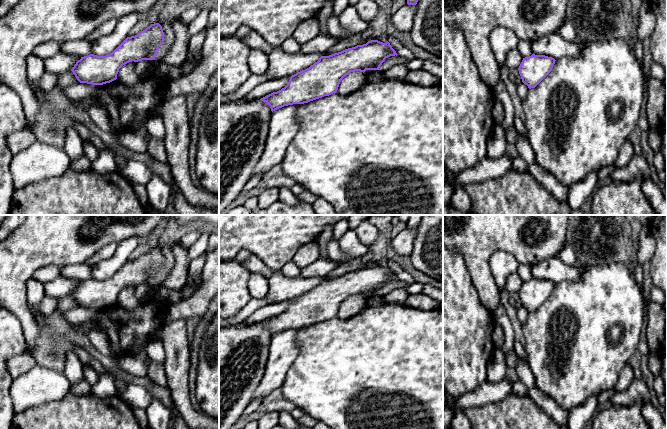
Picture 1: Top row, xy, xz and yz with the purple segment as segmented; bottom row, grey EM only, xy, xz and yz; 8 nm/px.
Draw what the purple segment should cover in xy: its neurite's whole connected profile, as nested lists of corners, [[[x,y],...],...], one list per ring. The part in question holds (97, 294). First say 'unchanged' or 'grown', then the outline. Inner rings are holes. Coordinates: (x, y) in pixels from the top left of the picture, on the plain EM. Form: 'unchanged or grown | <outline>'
unchanged | [[[159,247],[151,248],[135,260],[127,261],[106,280],[90,278],[81,281],[71,293],[80,307],[103,309],[117,303],[119,293],[129,287],[153,284],[164,267],[164,256]]]

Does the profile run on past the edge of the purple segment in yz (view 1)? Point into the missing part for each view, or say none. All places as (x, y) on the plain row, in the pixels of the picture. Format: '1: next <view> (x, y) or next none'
1: next none

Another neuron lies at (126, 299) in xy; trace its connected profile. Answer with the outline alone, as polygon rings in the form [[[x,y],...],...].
[[[129,286],[123,289],[117,298],[117,304],[125,309],[134,309],[138,306],[140,301],[135,296],[135,289],[137,286]]]

